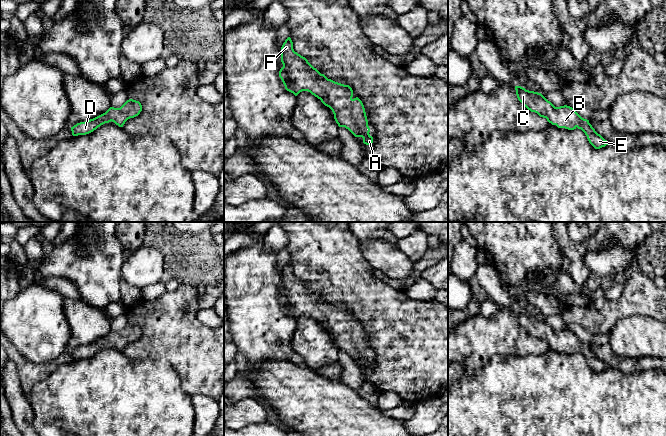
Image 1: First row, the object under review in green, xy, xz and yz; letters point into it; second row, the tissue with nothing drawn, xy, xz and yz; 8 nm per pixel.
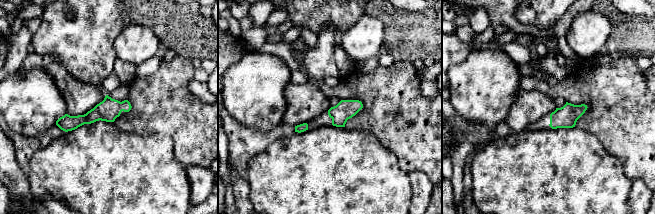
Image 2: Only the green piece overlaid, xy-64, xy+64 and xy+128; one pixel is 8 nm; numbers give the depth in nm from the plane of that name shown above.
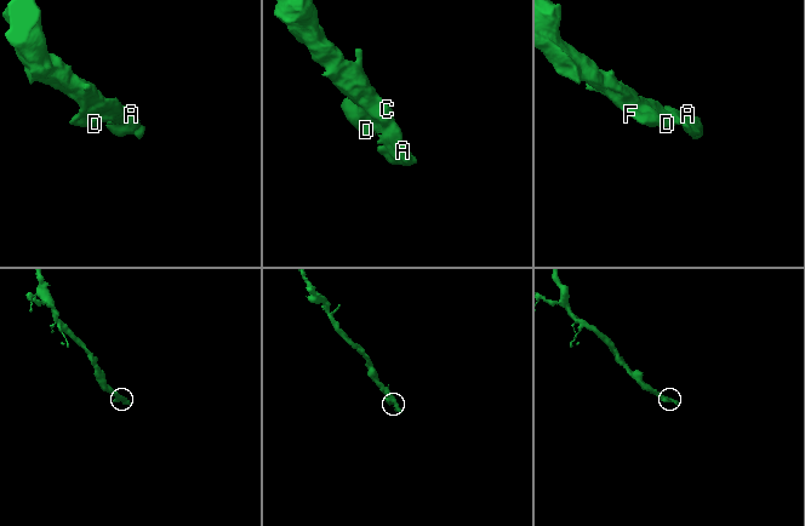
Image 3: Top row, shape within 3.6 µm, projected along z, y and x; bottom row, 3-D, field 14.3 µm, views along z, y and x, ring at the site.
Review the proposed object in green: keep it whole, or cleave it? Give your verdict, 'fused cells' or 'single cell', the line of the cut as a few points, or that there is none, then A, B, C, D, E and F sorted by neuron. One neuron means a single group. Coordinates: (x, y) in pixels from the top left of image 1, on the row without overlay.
single cell; no cut; A B C D E F

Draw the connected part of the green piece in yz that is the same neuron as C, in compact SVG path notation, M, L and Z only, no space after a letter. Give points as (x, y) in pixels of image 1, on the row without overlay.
M515 310L515 314L518 324L528 334L546 342L552 349L568 354L581 353L595 373L600 373L609 368L595 355L589 344L582 342L572 331L567 329L555 331L541 317L526 314L521 310Z

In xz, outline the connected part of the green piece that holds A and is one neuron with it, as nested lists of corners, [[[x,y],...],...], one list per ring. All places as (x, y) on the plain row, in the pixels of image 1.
[[[290,261],[285,264],[281,271],[281,286],[283,291],[279,295],[279,301],[287,315],[293,317],[295,320],[302,315],[310,316],[332,334],[334,343],[339,351],[345,351],[355,361],[362,361],[363,367],[366,369],[373,367],[373,361],[369,358],[370,352],[364,329],[358,321],[352,322],[353,314],[349,309],[335,306],[328,303],[324,298],[321,298],[305,281],[294,275],[293,266]]]

